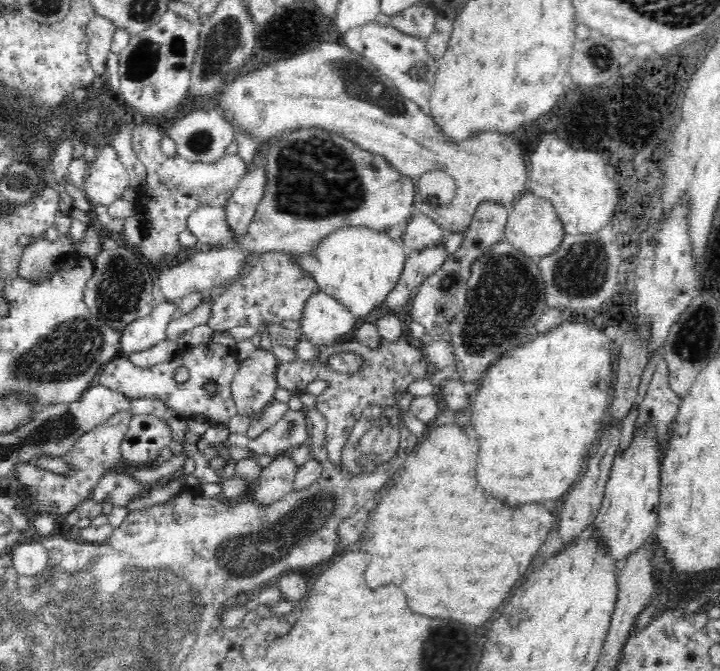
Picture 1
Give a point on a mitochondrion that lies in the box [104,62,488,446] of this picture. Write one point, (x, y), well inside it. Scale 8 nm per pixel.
(315, 178)

